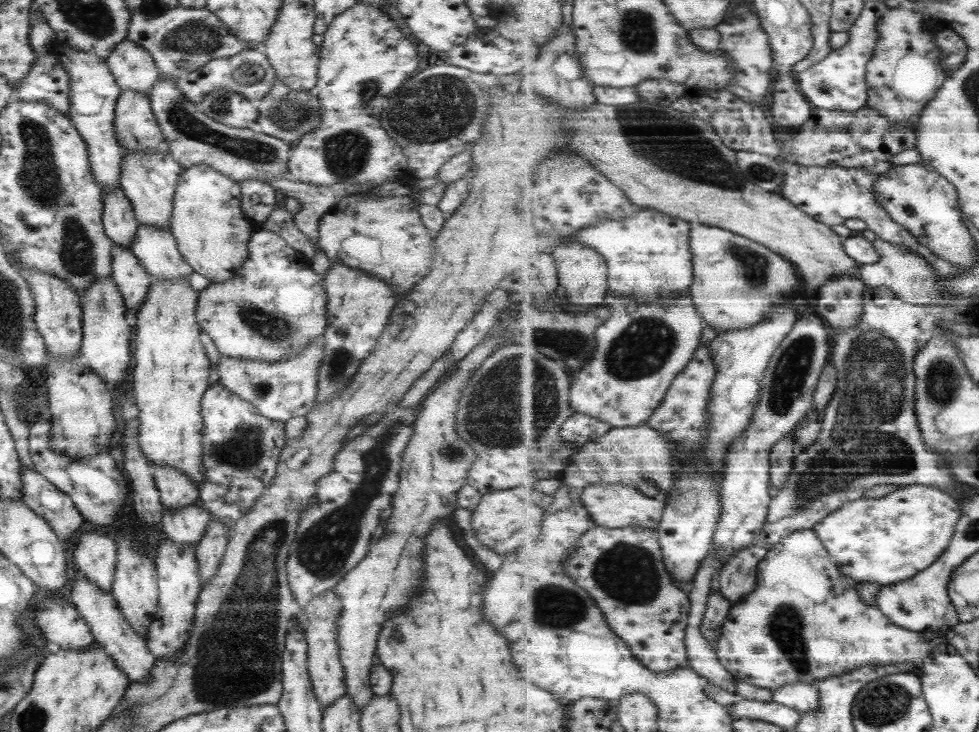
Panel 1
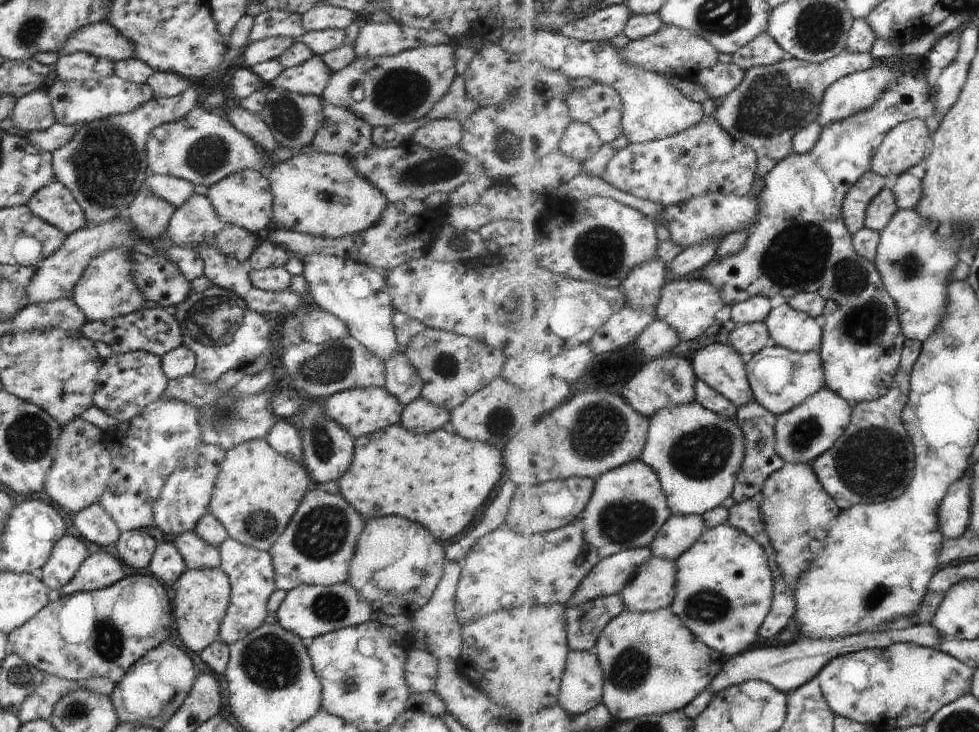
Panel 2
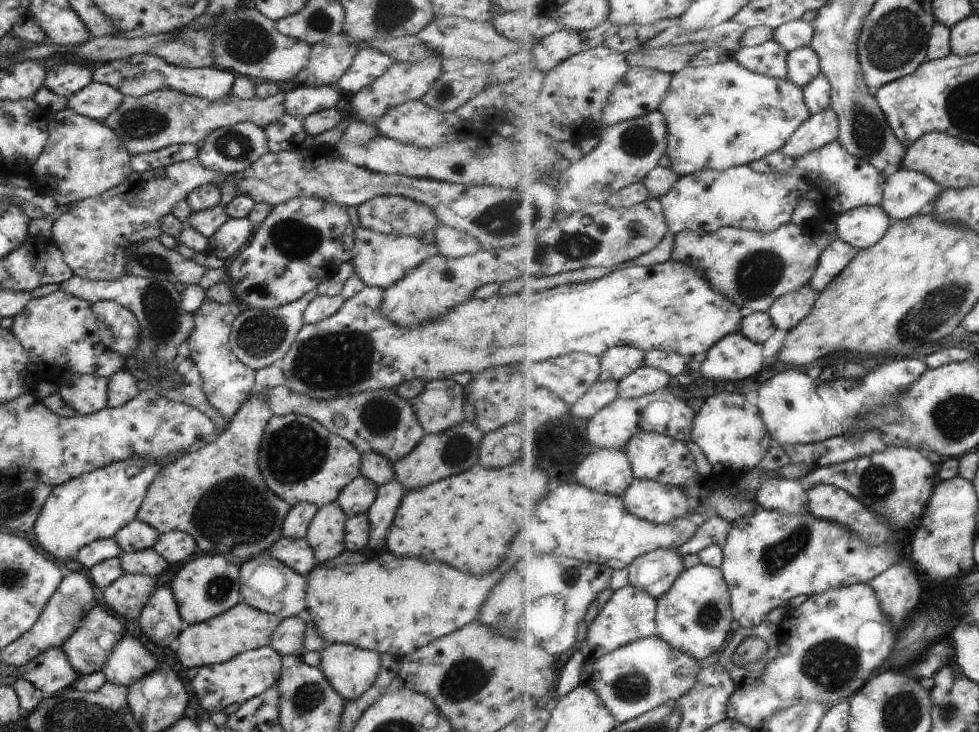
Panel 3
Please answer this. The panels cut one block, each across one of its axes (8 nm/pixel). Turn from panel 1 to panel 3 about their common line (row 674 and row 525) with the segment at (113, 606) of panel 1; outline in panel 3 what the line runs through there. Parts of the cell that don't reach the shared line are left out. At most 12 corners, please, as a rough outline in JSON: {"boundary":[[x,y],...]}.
{"boundary":[[133,519],[112,536],[121,553],[151,549],[158,532]]}

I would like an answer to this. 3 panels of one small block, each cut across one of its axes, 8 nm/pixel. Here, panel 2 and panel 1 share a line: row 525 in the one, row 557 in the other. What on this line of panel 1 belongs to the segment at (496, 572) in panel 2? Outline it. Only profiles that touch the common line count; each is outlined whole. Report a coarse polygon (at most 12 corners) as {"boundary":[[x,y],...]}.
{"boundary":[[597,526],[567,554],[635,660],[691,669],[690,595],[656,530]]}

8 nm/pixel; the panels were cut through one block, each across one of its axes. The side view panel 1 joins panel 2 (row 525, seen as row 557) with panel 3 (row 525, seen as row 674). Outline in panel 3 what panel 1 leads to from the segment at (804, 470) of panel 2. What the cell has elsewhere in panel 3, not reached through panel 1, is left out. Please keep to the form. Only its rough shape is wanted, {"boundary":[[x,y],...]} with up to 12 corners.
{"boundary":[[811,514],[731,523],[734,620],[870,583],[903,544]]}

